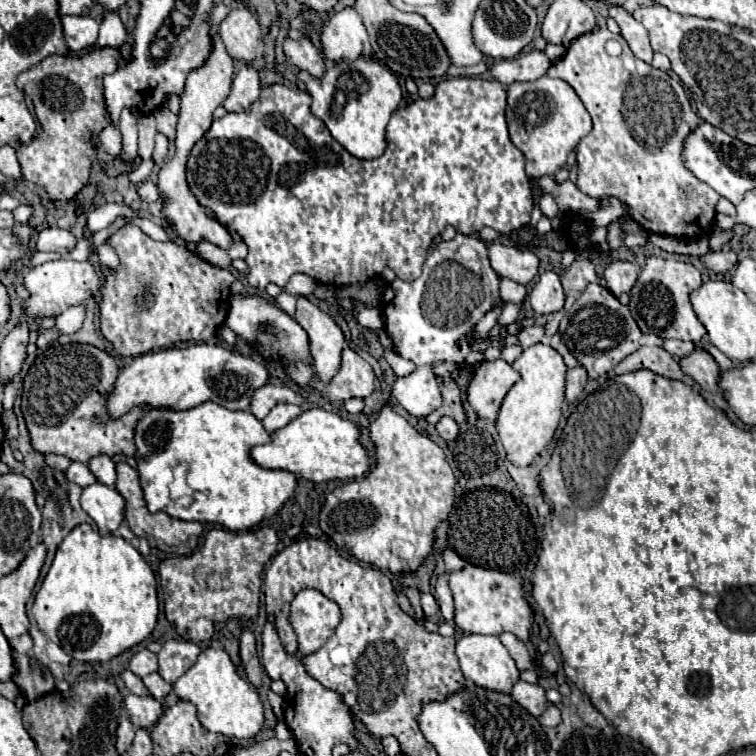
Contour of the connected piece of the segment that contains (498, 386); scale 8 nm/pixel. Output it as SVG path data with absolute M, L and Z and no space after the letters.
M481 362L467 390L467 402L479 418L495 420L505 394L519 380L519 374L505 362Z

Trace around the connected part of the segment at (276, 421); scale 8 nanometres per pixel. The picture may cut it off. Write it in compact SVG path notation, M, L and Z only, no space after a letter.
M277 404L265 418L263 418L263 426L267 432L275 432L283 426L287 426L293 418L297 418L301 414L301 406L295 404Z

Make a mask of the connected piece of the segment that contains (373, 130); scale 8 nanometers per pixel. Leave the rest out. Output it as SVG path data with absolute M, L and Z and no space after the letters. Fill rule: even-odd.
M359 56L353 62L339 62L327 70L323 78L313 78L307 72L301 74L307 90L313 94L311 110L317 118L325 122L331 136L347 148L355 158L379 158L385 150L385 126L393 110L403 102L401 86L397 76L391 74L381 62ZM335 92L337 92L337 110L335 110Z

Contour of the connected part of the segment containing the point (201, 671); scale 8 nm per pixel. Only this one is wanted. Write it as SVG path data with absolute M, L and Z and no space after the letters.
M215 648L203 650L203 654L195 662L195 666L191 666L173 684L173 690L181 700L189 700L197 706L199 722L209 732L217 732L217 734L231 736L231 738L235 736L239 740L253 740L263 728L265 718L263 718L261 696L249 682L245 682L237 674L233 662L225 650L215 650Z

